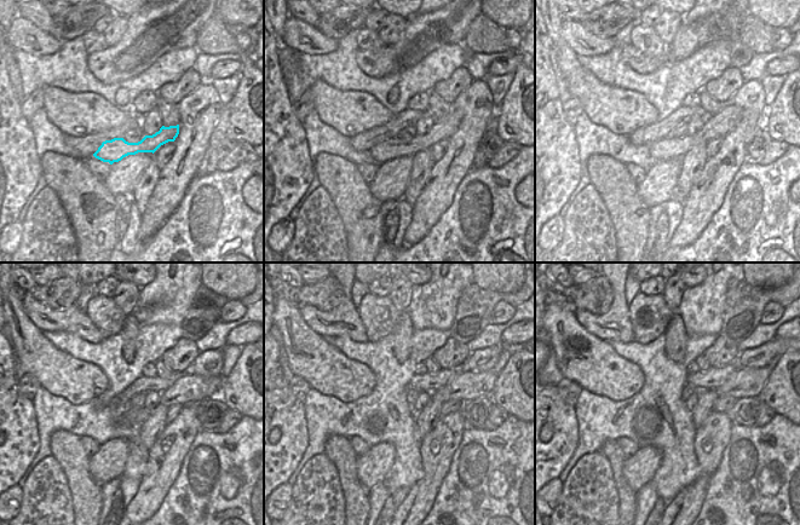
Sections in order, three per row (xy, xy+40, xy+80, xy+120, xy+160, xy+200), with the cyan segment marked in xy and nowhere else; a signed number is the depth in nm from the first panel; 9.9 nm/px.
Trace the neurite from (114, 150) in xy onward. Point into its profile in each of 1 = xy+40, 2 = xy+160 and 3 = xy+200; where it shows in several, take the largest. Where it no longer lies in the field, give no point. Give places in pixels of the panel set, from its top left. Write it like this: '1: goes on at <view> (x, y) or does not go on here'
1: goes on at xy+40 (392, 148)
2: goes on at xy+160 (465, 386)
3: goes on at xy+200 (746, 382)

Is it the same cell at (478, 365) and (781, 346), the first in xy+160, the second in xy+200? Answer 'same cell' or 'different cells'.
same cell

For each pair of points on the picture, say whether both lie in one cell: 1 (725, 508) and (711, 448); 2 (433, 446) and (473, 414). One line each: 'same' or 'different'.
1: different
2: different

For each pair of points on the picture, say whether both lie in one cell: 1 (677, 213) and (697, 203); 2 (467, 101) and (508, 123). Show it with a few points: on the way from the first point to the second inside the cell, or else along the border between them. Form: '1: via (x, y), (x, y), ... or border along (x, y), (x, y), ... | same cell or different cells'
1: border along (688, 195), (684, 202), (681, 220), (671, 237) | different cells
2: border along (496, 108), (493, 115) | different cells

